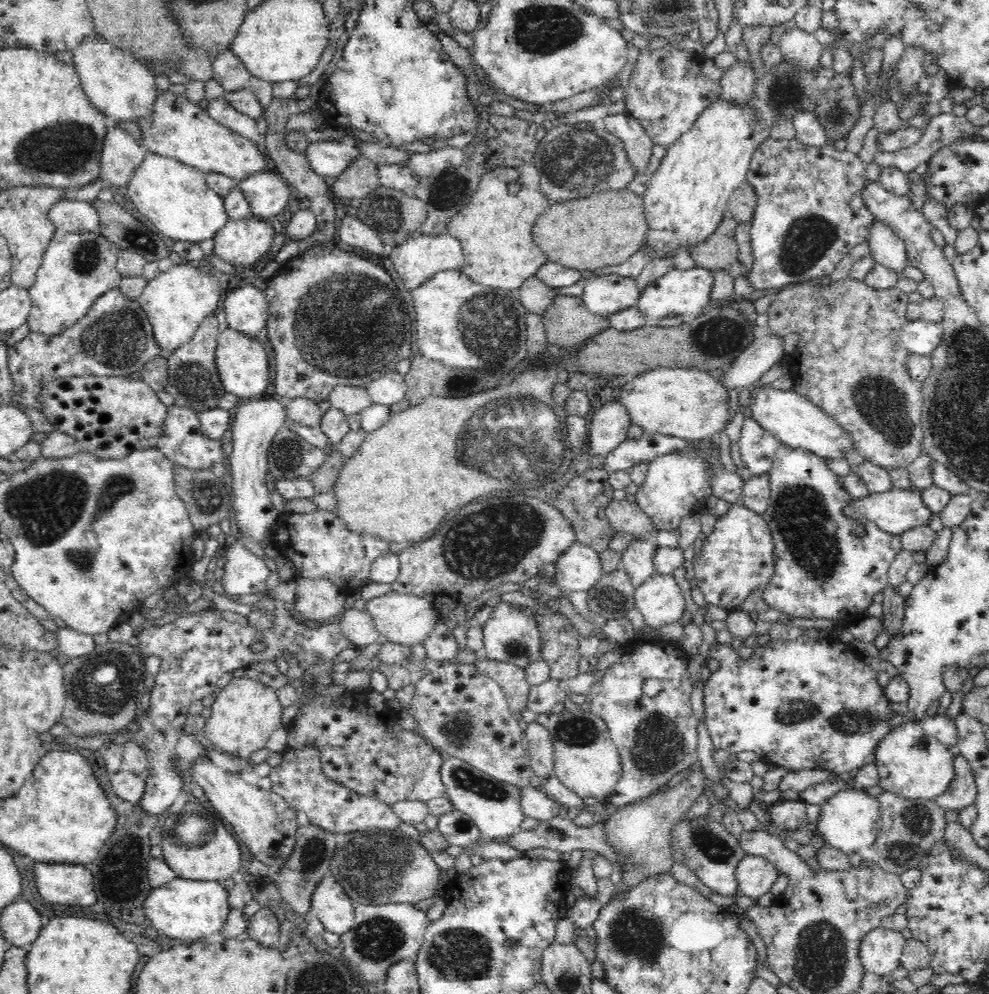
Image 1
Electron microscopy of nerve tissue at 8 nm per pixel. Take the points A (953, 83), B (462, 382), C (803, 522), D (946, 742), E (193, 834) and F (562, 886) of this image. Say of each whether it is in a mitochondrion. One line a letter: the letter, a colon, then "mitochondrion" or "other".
A: other
B: mitochondrion
C: mitochondrion
D: other
E: mitochondrion
F: other

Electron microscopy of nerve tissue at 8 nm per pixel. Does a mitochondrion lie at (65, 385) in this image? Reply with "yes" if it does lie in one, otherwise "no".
no

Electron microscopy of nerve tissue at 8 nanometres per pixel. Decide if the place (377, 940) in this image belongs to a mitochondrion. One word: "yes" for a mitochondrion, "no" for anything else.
yes

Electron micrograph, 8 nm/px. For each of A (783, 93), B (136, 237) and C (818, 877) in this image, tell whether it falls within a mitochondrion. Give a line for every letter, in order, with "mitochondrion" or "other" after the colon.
A: mitochondrion
B: mitochondrion
C: other

